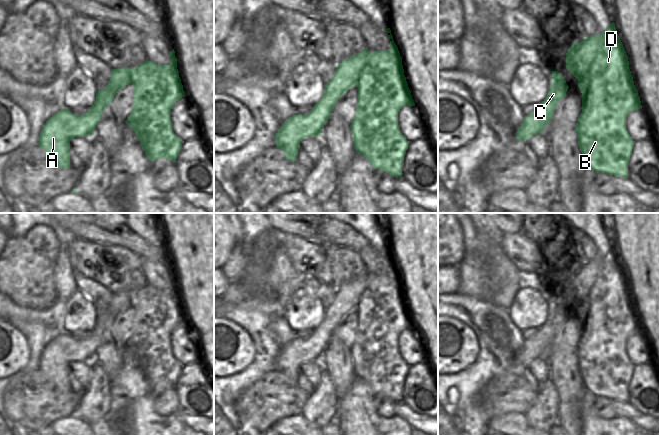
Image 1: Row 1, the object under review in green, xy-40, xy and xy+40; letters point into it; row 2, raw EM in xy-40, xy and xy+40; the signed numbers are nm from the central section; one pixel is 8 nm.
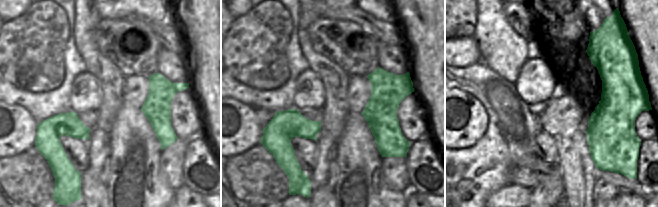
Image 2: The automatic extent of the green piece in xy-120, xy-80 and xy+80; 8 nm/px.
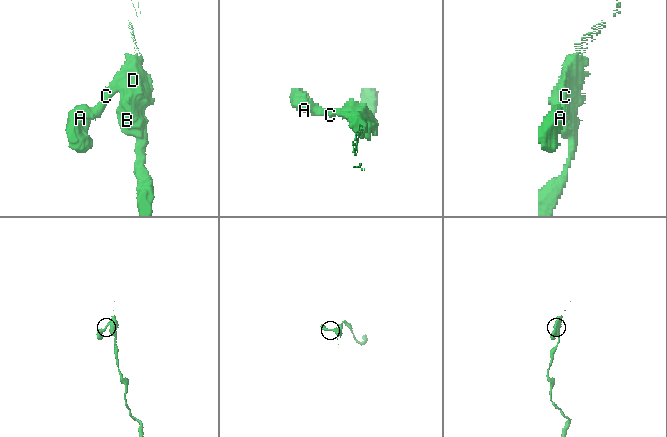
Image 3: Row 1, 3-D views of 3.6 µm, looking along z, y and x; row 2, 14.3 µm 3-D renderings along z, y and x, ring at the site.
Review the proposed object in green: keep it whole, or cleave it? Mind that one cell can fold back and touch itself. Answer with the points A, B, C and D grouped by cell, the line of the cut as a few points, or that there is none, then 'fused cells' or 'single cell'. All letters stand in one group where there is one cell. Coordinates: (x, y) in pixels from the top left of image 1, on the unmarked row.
A C / B D | xy+40 (600, 262), (600, 273), (589, 295), (578, 305) | fused cells

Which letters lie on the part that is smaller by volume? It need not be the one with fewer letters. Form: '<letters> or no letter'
A, C

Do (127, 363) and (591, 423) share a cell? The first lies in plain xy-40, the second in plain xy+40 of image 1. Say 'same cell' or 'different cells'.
same cell

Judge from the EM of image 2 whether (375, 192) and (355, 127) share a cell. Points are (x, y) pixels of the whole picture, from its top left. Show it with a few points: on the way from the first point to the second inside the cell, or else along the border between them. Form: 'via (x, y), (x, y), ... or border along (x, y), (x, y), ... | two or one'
via (361, 176), (357, 143) | one

